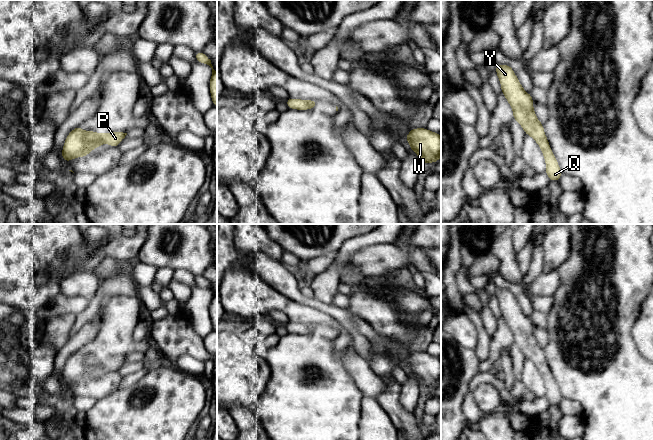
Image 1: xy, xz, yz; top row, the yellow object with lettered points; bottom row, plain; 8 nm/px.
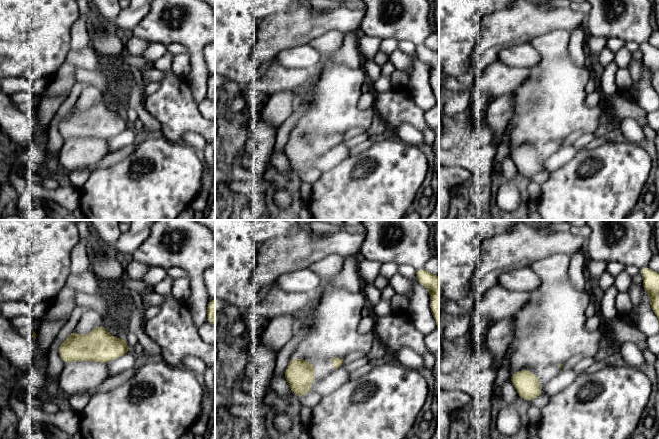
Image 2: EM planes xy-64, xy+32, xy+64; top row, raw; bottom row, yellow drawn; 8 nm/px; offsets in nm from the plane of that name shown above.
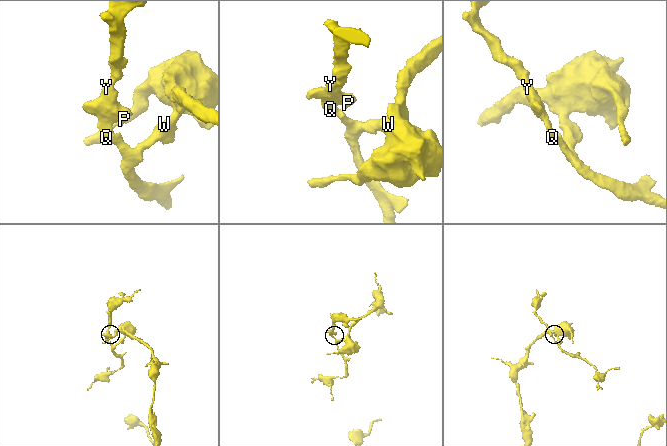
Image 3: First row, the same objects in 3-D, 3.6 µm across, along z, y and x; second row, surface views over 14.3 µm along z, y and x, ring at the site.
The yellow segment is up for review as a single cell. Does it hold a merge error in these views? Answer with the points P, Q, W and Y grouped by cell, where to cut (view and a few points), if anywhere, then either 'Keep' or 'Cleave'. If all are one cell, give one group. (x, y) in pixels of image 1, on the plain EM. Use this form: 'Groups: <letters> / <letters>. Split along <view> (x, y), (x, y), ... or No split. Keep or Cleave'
Groups: P Q W Y. No split. Keep

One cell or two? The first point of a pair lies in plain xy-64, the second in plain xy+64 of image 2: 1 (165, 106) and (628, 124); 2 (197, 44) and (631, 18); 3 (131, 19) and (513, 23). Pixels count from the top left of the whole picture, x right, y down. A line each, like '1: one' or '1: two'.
1: two
2: one
3: one

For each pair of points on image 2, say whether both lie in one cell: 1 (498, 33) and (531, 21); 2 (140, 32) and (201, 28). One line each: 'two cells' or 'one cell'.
1: one cell
2: one cell

